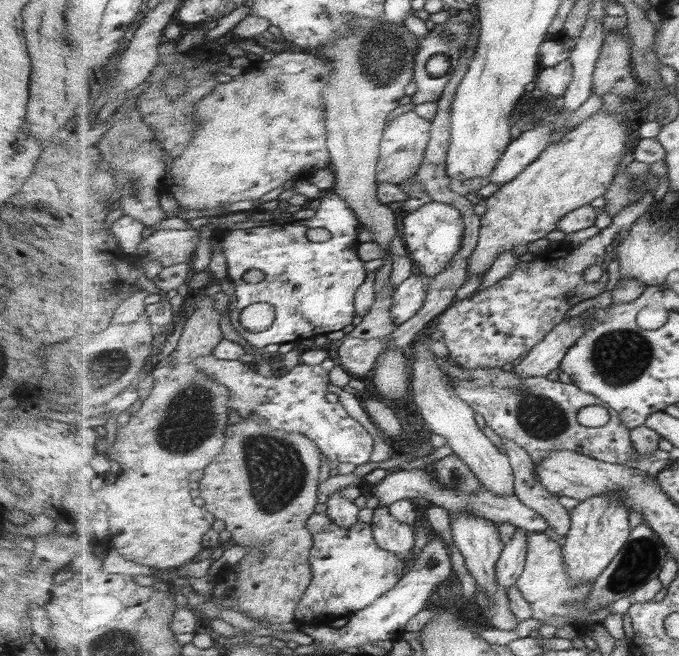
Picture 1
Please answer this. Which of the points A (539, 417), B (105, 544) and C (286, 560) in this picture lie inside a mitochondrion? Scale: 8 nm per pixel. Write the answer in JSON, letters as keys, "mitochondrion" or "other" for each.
{"A":"mitochondrion","B":"other","C":"other"}

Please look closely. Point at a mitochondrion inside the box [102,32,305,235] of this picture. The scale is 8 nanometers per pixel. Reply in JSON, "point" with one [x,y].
{"point":[134,187]}

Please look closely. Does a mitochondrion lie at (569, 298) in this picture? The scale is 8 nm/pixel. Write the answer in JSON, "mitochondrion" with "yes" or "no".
{"mitochondrion":"no"}

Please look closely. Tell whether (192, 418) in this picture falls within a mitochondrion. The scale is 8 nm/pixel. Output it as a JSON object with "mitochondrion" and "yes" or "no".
{"mitochondrion":"yes"}

